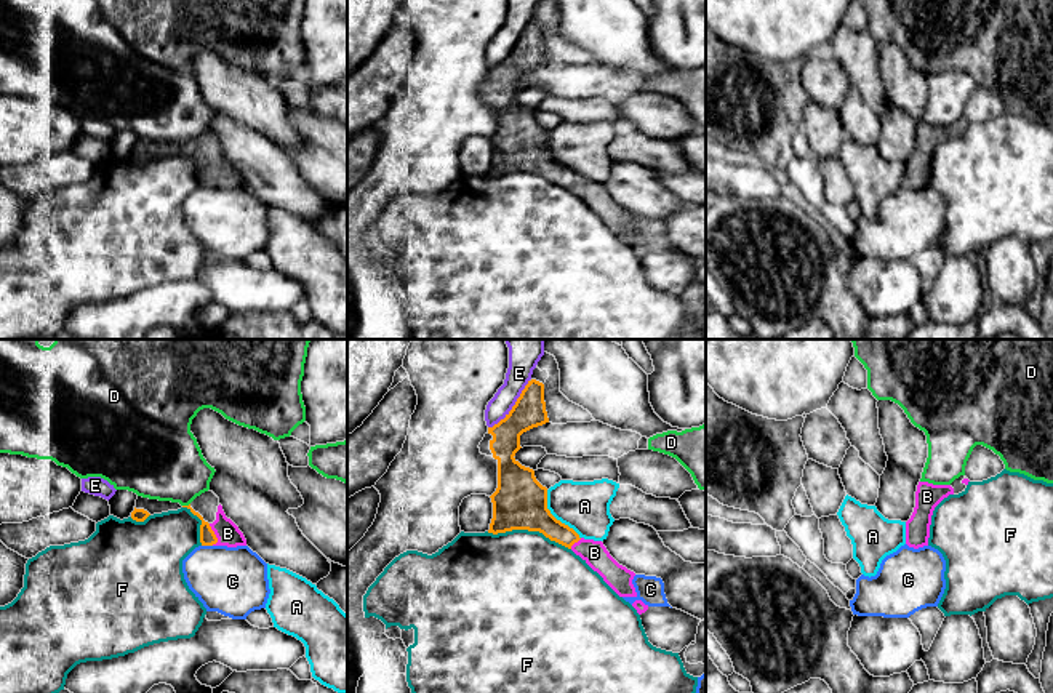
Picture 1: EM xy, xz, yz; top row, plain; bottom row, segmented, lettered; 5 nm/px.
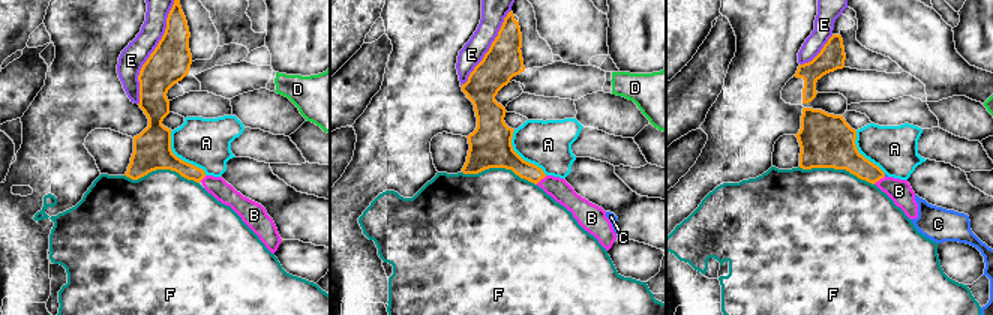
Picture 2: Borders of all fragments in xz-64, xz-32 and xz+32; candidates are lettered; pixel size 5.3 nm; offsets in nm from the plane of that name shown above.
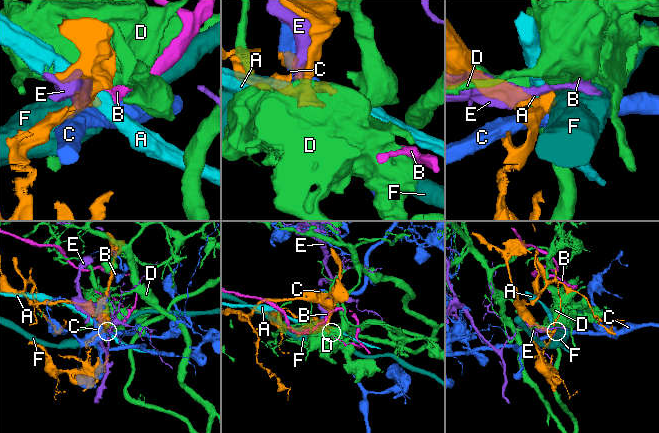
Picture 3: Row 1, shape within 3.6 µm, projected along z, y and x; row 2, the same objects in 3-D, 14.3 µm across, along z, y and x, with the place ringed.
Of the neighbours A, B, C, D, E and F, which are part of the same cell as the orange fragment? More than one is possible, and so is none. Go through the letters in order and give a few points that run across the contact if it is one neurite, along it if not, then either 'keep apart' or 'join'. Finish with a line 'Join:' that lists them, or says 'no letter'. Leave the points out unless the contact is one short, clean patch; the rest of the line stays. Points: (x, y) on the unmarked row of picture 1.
A: line xz (546, 132), (546, 149), (580, 180); keep apart
B: line xy (207, 176), (215, 176), (228, 175); join
C: keep apart
D: keep apart
E: keep apart
F: keep apart
Join: B

